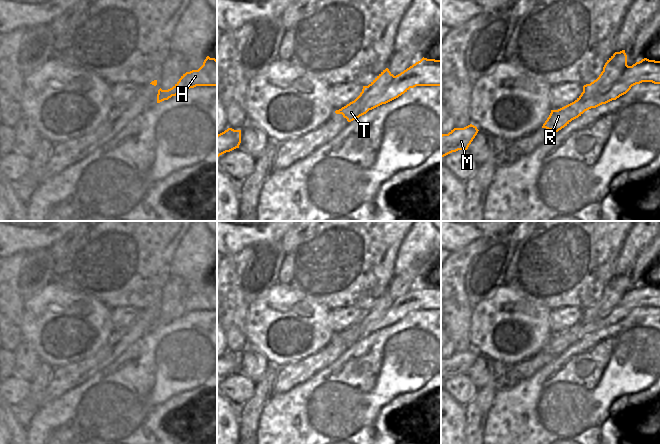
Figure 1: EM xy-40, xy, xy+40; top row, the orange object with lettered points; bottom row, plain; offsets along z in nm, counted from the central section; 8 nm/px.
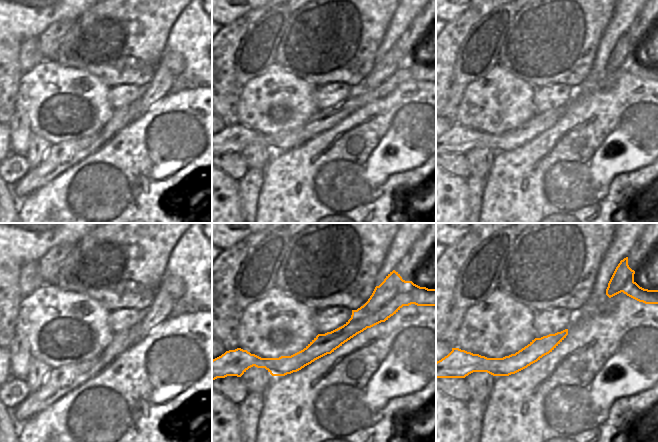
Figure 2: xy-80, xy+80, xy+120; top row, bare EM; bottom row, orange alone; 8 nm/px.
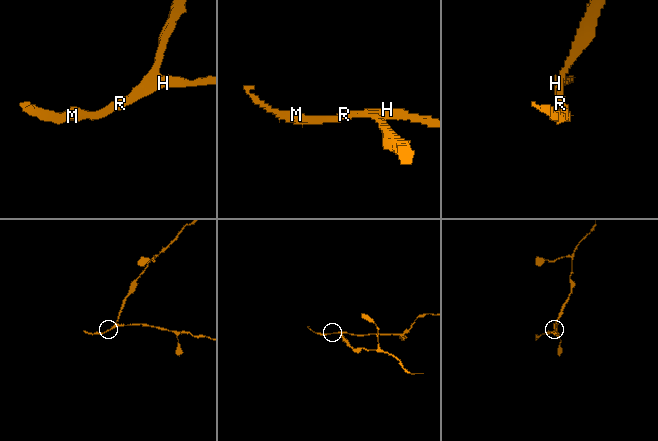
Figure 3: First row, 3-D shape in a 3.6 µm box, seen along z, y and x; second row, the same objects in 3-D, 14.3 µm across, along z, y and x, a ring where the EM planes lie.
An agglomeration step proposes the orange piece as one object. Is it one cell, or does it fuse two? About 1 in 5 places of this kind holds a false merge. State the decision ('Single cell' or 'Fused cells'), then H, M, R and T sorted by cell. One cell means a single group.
Fused cells. Groups: H M R / T

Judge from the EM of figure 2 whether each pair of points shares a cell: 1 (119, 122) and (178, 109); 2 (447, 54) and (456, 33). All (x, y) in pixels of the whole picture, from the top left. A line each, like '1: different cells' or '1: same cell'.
1: different cells
2: same cell

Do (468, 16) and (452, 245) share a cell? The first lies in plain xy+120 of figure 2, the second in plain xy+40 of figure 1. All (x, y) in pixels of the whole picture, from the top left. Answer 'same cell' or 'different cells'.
different cells

